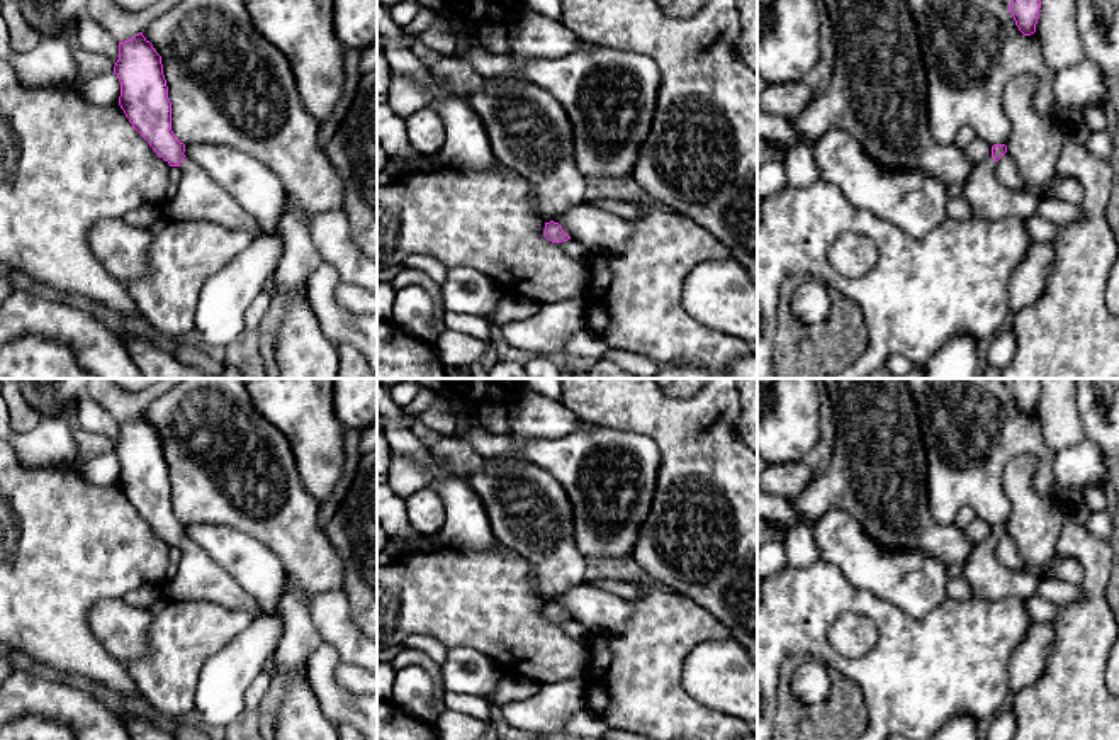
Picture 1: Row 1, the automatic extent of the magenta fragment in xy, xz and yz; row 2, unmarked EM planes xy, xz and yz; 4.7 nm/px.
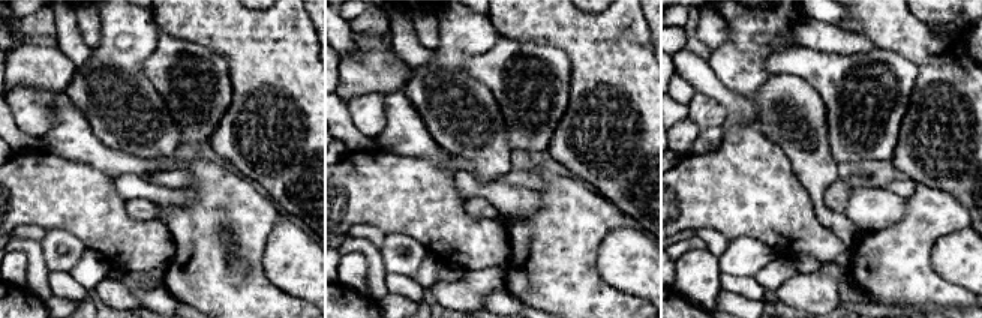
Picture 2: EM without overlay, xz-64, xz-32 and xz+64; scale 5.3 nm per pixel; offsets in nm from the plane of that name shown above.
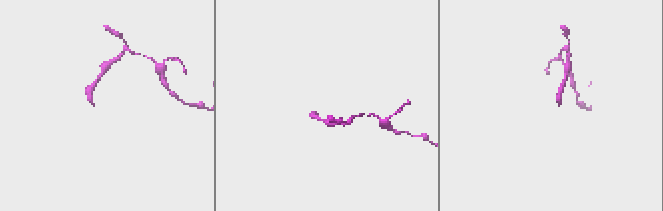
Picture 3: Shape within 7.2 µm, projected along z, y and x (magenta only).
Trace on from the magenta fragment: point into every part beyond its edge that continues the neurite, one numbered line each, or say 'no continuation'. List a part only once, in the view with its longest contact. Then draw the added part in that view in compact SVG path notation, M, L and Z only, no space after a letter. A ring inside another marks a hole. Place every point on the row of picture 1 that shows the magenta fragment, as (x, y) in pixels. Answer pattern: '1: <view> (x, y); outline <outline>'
1: xy (199, 197); outline M183 158L177 193L163 204L165 217L177 221L214 221L228 227L246 229L255 238L265 231L219 183L197 163Z

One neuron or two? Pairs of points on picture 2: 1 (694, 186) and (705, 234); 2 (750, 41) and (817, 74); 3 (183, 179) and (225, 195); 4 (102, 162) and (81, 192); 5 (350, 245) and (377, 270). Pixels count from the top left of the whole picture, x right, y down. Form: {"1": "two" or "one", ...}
{"1": "two", "2": "two", "3": "two", "4": "two", "5": "one"}

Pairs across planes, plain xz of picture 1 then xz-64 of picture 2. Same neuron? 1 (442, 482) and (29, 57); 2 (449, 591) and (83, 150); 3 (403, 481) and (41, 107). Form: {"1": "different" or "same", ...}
{"1": "different", "2": "different", "3": "different"}

